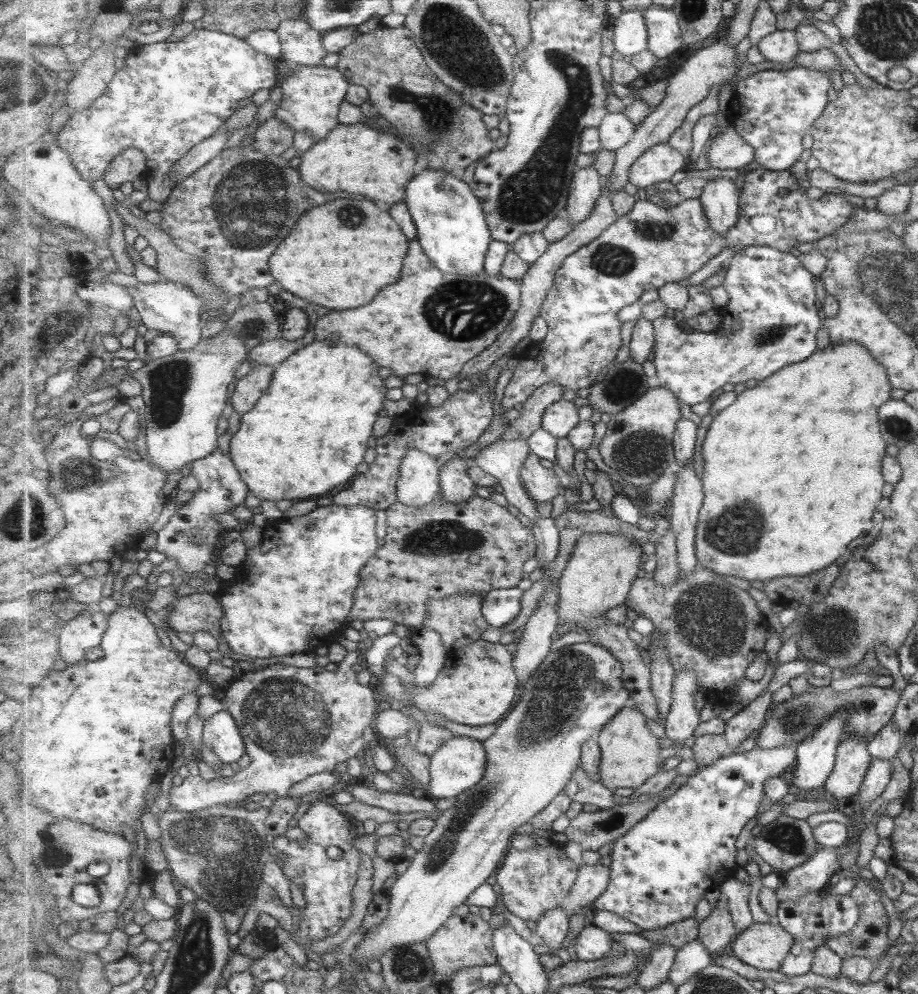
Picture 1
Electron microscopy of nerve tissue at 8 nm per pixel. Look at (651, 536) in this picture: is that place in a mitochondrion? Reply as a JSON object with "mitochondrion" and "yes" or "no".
{"mitochondrion":"no"}

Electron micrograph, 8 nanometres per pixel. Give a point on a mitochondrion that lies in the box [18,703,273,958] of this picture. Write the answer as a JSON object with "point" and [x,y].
{"point":[225,851]}

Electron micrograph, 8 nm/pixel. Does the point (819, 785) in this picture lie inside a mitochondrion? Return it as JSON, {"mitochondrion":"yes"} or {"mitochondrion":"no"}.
{"mitochondrion":"no"}

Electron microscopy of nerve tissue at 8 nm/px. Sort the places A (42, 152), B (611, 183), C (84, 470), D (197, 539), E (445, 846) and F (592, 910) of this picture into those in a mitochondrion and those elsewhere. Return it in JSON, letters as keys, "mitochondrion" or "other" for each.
{"A":"other","B":"other","C":"mitochondrion","D":"mitochondrion","E":"mitochondrion","F":"other"}

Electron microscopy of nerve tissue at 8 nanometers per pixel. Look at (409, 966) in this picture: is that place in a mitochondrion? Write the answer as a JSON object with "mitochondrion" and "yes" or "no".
{"mitochondrion":"yes"}

